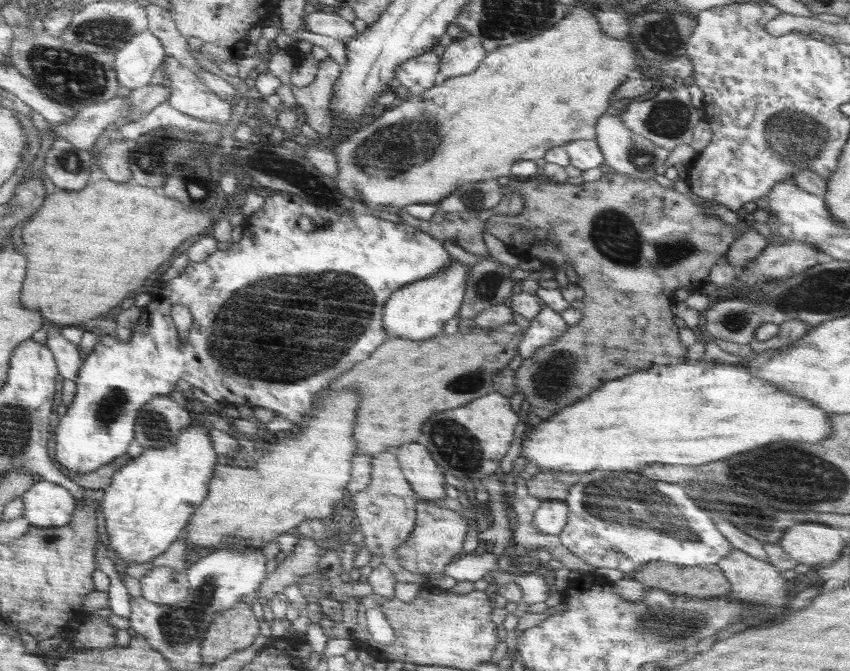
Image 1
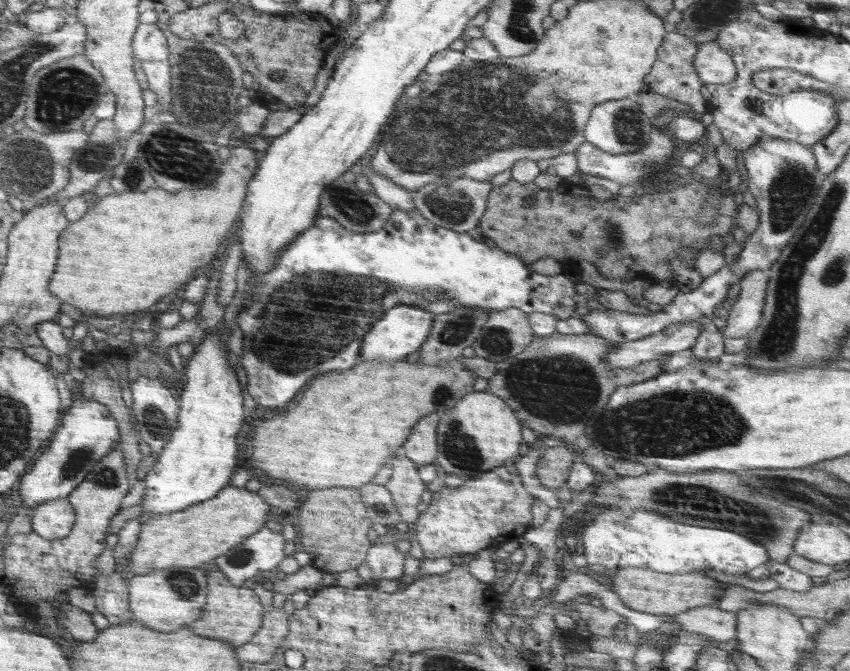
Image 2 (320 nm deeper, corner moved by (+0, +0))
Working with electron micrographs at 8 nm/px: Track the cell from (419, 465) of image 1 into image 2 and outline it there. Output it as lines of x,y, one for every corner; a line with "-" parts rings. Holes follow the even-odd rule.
434,413
426,415
414,427
413,432
405,440
406,446
400,449
400,452
406,455
412,462
418,465
430,464
437,460
436,458
436,426
440,423
440,414

